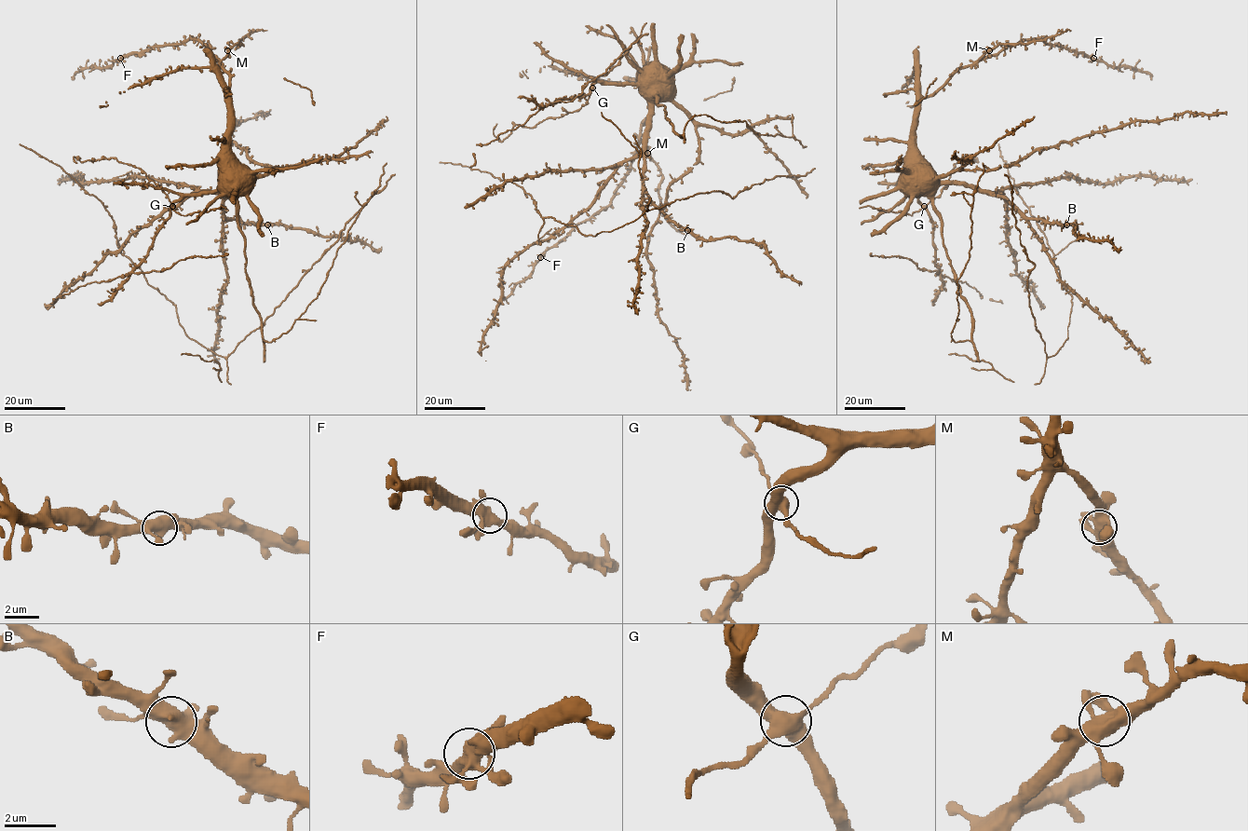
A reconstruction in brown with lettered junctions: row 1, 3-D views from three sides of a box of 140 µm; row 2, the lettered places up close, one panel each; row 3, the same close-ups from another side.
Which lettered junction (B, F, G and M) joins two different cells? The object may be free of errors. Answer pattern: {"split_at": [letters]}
{"split_at": []}

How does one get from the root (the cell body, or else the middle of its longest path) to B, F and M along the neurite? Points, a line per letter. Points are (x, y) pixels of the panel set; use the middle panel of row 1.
B: (651, 66), (649, 64), (649, 122), (643, 188), (660, 210), (687, 230)
F: (651, 66), (647, 64), (649, 115), (642, 125), (640, 141), (625, 180), (608, 205), (579, 222), (540, 257)
M: (651, 66), (647, 64), (649, 115), (640, 132), (641, 142), (647, 153)

